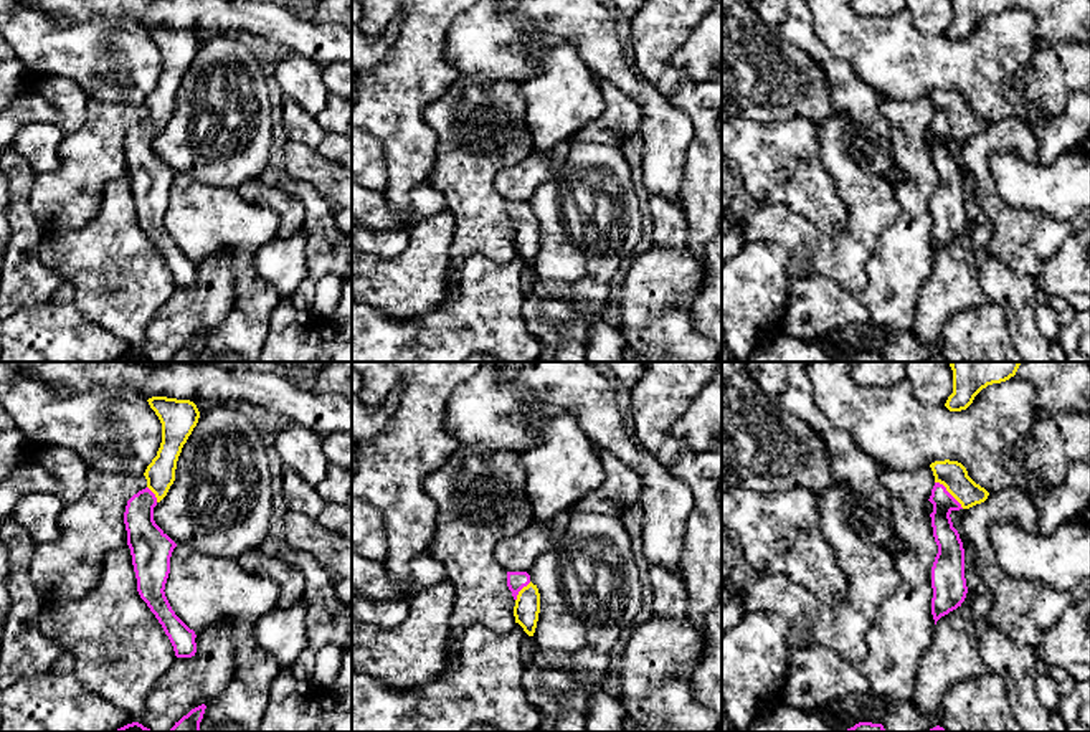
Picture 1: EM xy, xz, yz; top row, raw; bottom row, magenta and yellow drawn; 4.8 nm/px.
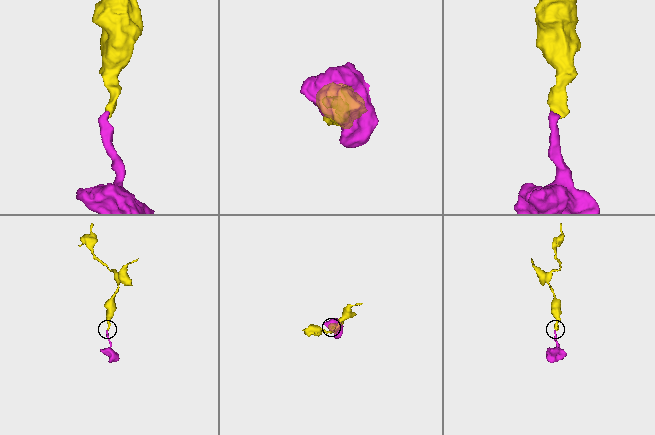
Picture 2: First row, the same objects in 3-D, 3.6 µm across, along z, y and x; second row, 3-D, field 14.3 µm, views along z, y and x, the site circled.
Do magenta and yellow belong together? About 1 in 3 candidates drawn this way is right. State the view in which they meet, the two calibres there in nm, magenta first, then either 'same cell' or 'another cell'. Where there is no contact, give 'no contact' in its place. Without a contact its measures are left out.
yz | 120/140 nm | same cell

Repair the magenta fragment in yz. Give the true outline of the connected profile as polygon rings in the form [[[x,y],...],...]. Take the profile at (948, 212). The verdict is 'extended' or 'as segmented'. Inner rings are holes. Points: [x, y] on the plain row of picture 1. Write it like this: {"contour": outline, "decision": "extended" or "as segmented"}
{"contour": [[[935,91],[930,97],[935,106],[928,129],[933,134],[930,147],[938,175],[931,197],[931,245],[936,254],[941,246],[961,236],[968,223],[964,178],[950,144],[984,132],[989,122],[969,107],[966,97],[958,91]]], "decision": "extended"}

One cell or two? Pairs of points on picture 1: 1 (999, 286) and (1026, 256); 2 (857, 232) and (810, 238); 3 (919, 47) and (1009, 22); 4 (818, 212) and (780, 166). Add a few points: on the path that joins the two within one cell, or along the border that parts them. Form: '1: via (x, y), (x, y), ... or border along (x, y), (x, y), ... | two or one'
1: border along (988, 240), (990, 253), (1014, 271), (1034, 278) | two
2: via (846, 243), (821, 243) | one
3: via (942, 52), (980, 52), (986, 45) | one
4: via (815, 200), (791, 177) | one

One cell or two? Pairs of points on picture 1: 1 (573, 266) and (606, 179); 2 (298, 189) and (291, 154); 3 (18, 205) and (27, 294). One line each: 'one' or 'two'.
1: one
2: two
3: one

